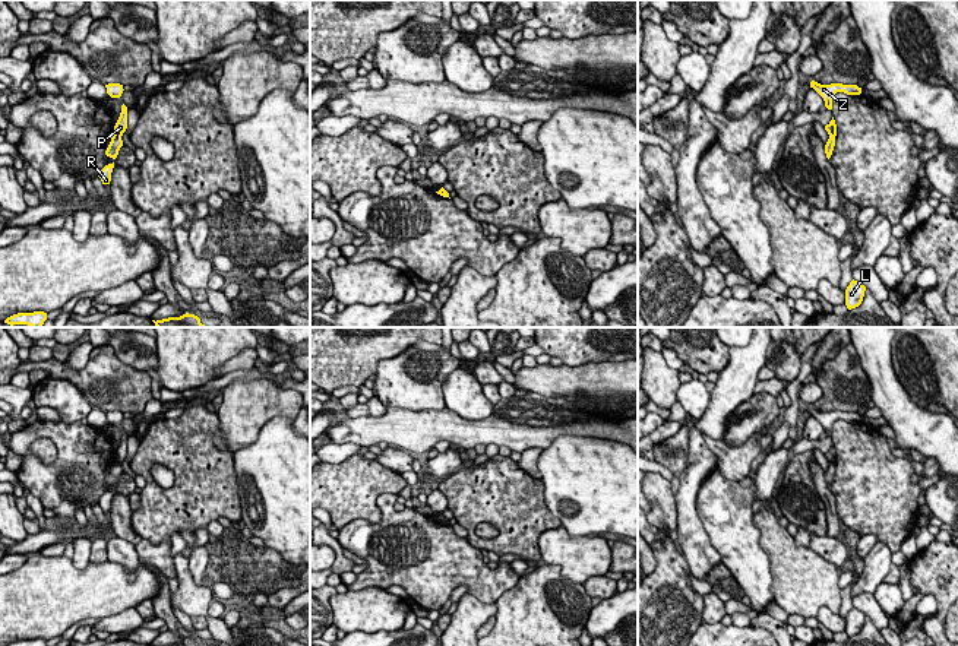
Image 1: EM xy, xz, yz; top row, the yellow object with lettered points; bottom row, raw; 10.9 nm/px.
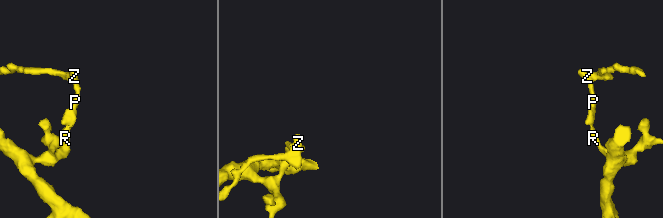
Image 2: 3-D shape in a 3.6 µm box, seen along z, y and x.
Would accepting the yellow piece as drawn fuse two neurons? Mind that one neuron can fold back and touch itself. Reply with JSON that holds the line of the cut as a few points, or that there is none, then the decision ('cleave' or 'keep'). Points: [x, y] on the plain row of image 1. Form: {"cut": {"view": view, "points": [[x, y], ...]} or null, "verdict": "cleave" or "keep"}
{"cut": {"view": "xy", "points": [[114, 461], [120, 464]]}, "verdict": "cleave"}

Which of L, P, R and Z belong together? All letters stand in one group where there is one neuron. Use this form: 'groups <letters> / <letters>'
groups L R / P Z

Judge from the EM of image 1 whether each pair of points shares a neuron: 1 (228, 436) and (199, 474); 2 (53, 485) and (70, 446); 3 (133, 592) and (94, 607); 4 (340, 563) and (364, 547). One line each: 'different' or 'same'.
1: different
2: same
3: same
4: different

